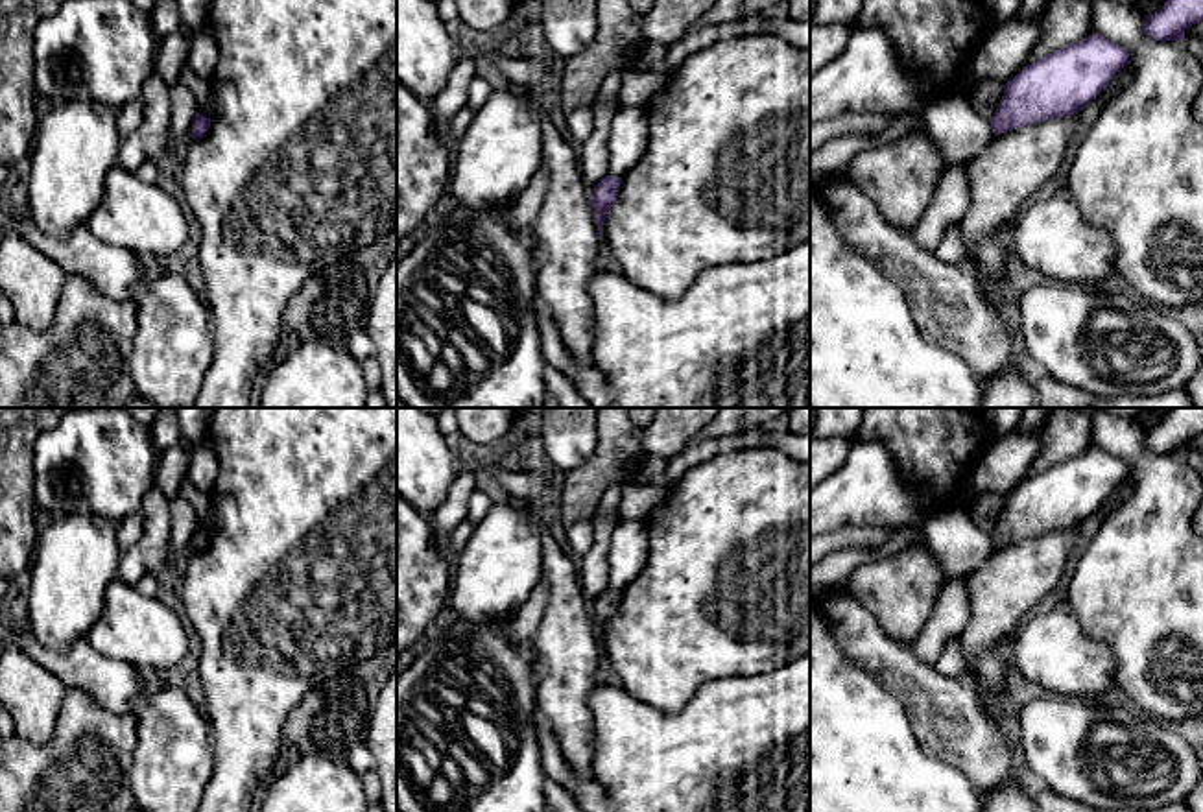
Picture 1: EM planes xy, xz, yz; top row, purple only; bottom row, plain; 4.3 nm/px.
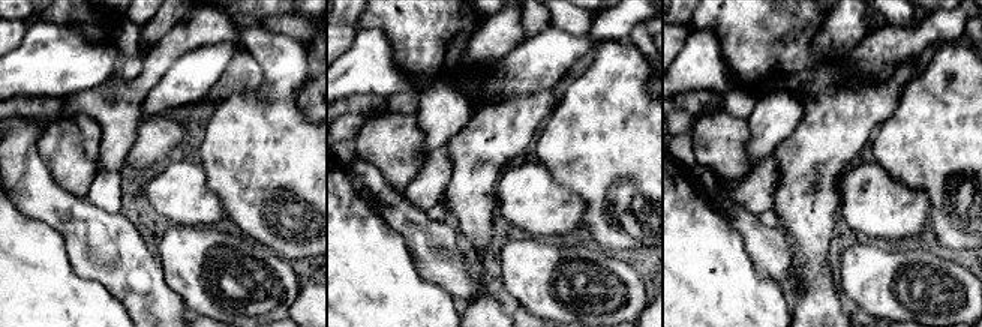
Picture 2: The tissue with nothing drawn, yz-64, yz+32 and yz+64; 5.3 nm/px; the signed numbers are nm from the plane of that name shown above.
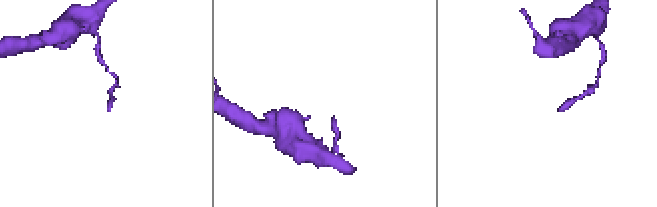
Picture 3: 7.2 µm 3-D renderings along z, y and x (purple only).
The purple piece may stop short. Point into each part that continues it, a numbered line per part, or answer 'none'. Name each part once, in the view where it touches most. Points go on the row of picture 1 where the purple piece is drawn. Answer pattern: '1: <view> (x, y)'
none

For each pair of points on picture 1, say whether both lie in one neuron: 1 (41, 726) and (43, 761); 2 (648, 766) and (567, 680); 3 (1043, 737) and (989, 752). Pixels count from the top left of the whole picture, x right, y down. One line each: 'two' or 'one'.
1: two
2: two
3: two

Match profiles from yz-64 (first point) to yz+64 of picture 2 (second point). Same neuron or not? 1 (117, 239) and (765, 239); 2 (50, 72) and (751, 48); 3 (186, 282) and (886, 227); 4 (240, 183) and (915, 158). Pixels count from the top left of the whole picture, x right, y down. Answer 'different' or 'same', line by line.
1: same
2: different
3: different
4: same

